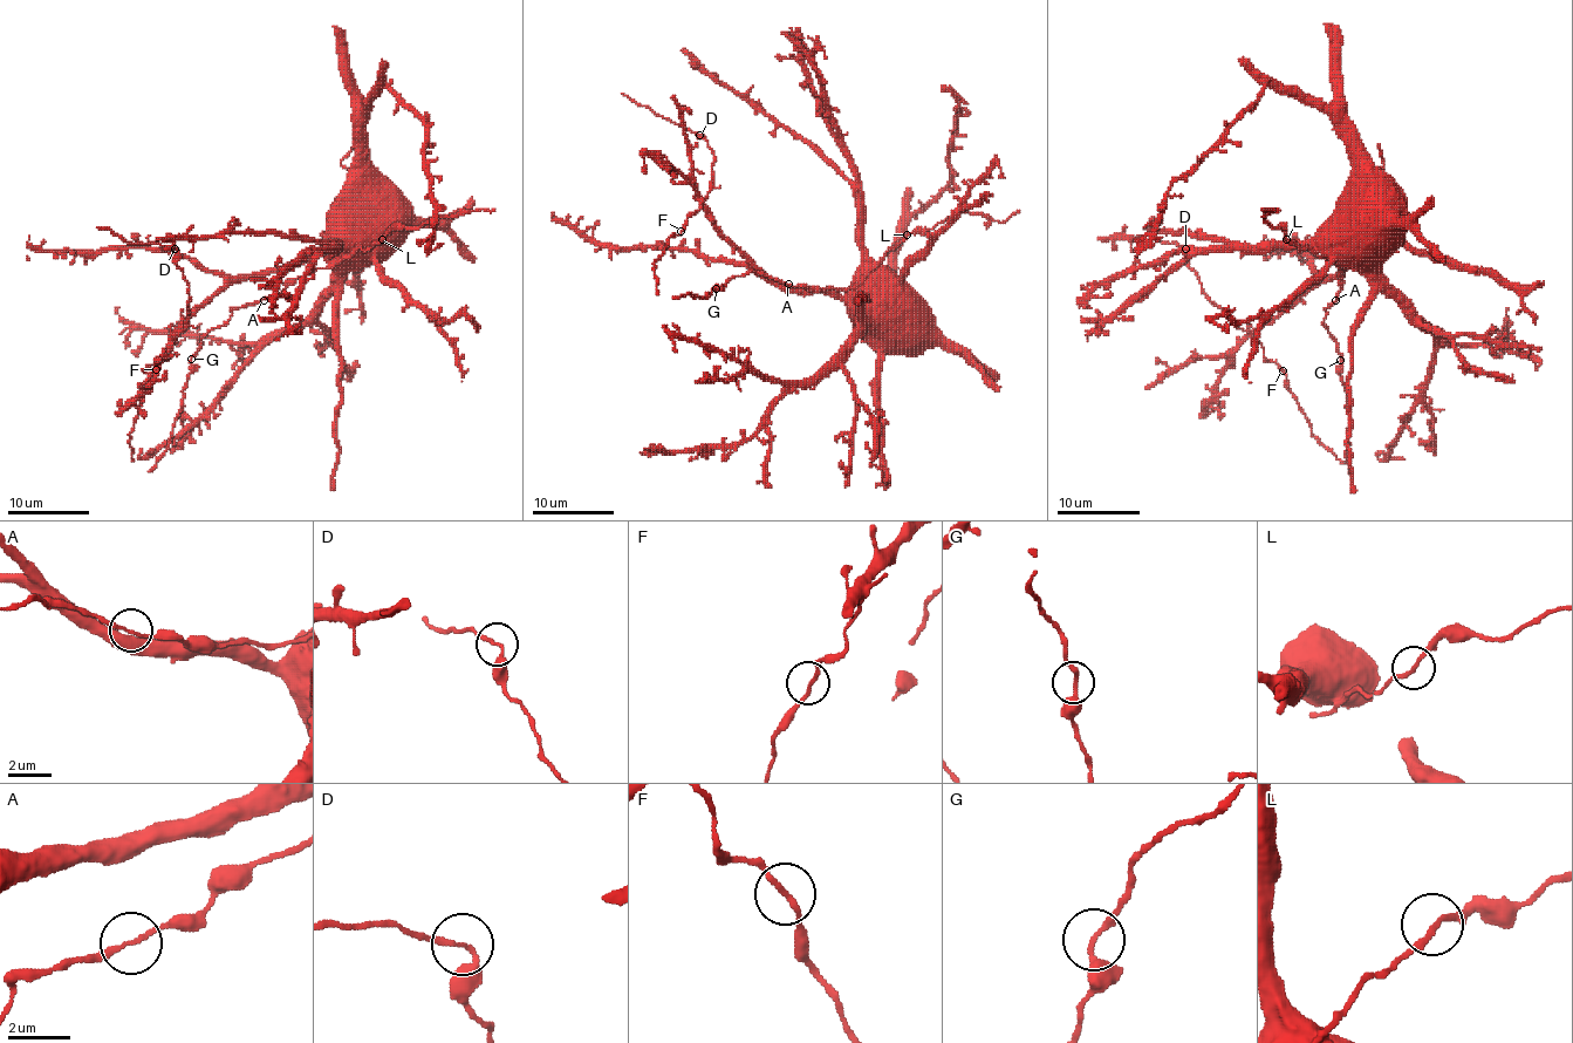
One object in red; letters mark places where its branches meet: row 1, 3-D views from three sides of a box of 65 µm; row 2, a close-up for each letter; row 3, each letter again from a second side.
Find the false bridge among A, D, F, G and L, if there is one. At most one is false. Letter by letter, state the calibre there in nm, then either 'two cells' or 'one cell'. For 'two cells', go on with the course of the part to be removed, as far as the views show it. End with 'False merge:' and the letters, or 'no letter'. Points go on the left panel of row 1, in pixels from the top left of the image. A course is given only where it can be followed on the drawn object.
A: 140 nm thick; one cell
D: 150 nm thick; one cell
F: 150 nm thick; one cell
G: 240 nm thick; one cell
L: 180 nm thick; one cell
False merge: no letter

